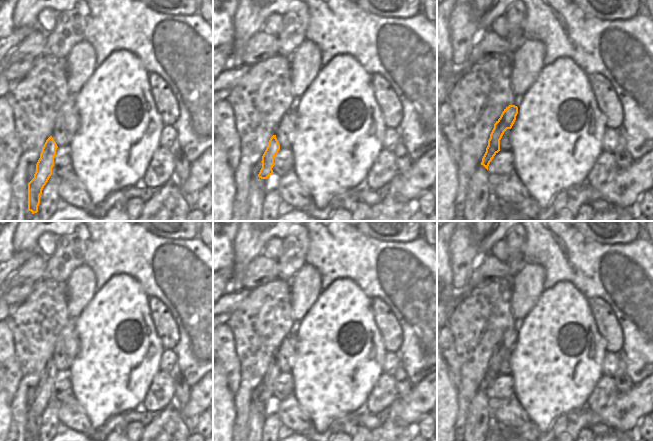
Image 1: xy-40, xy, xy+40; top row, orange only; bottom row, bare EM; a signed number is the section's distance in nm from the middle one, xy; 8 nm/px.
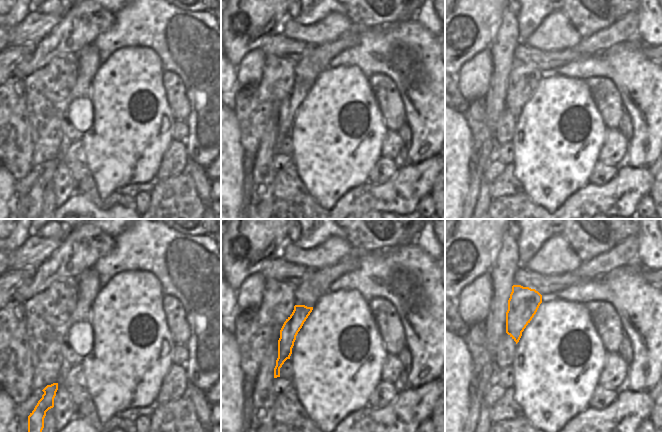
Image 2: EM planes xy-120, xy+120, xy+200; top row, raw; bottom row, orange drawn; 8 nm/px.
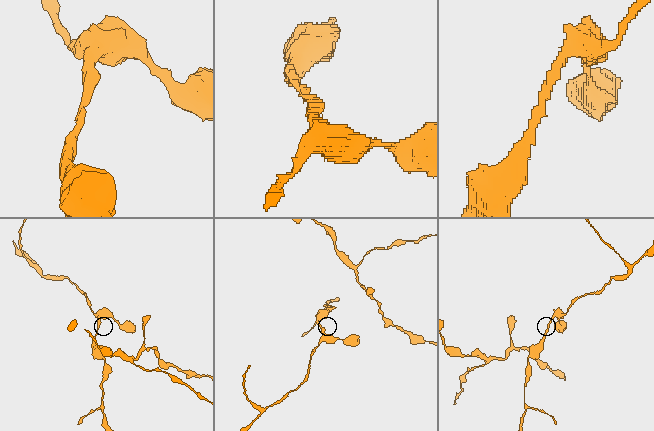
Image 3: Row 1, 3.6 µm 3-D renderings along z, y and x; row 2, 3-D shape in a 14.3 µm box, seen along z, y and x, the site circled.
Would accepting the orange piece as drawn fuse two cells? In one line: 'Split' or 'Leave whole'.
Leave whole.

